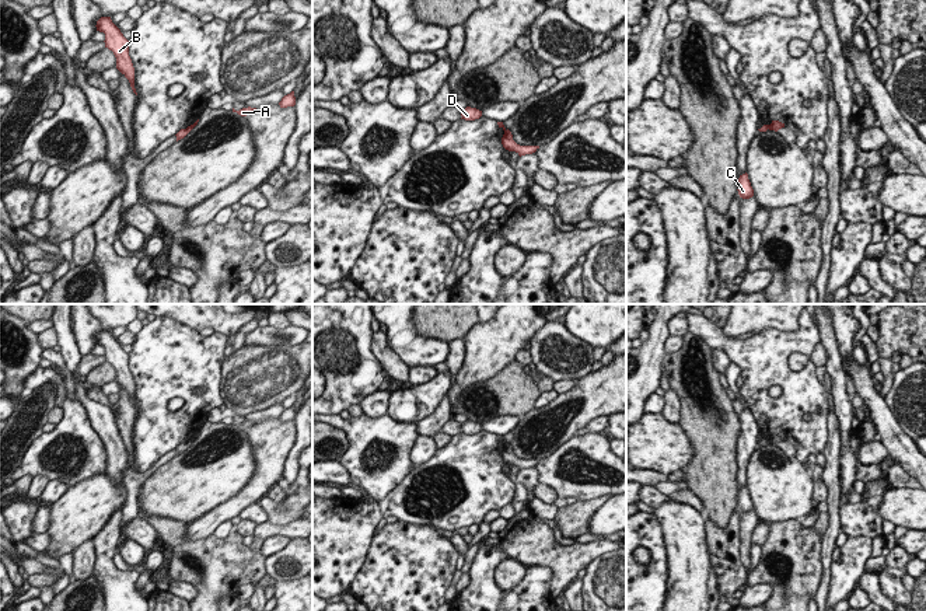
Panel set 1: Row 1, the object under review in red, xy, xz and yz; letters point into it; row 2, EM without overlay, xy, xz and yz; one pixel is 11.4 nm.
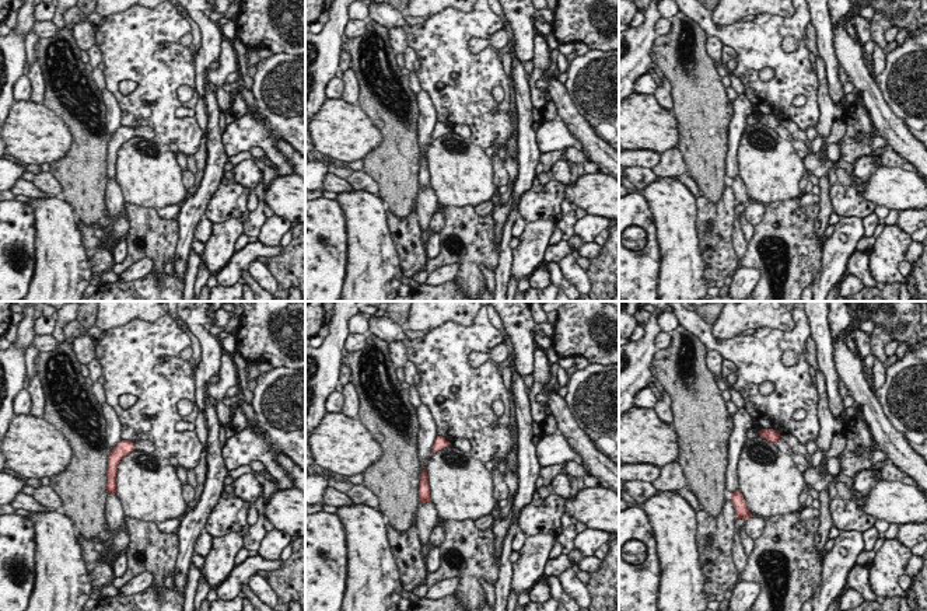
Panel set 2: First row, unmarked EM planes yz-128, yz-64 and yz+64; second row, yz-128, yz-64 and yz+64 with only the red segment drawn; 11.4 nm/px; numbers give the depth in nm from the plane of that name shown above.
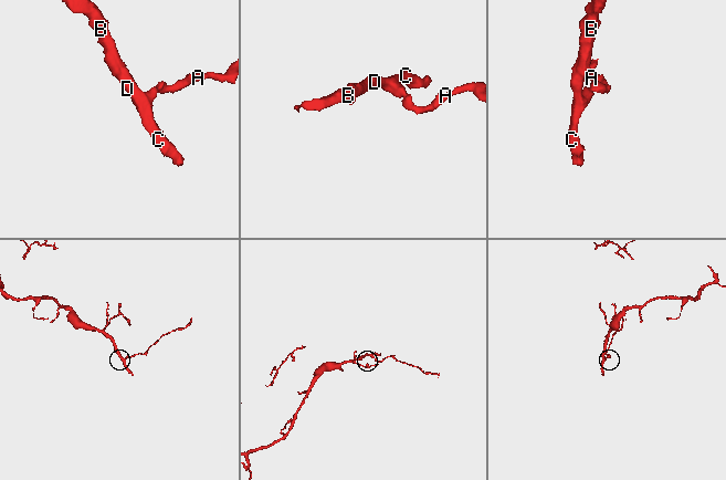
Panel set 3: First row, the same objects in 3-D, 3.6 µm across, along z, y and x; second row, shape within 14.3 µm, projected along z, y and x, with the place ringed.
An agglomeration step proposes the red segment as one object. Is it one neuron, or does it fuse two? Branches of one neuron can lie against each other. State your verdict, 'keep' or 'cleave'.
cleave

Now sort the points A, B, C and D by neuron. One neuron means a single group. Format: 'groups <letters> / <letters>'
groups A / B C D

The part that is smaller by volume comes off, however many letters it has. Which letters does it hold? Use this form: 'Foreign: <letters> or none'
Foreign: A

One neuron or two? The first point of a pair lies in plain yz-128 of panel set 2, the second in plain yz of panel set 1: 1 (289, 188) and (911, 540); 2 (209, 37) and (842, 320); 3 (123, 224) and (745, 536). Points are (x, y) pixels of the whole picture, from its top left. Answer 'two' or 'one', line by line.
1: two
2: one
3: two

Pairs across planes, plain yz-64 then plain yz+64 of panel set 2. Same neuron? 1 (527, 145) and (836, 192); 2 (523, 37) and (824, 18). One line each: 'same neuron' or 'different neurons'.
1: different neurons
2: different neurons

